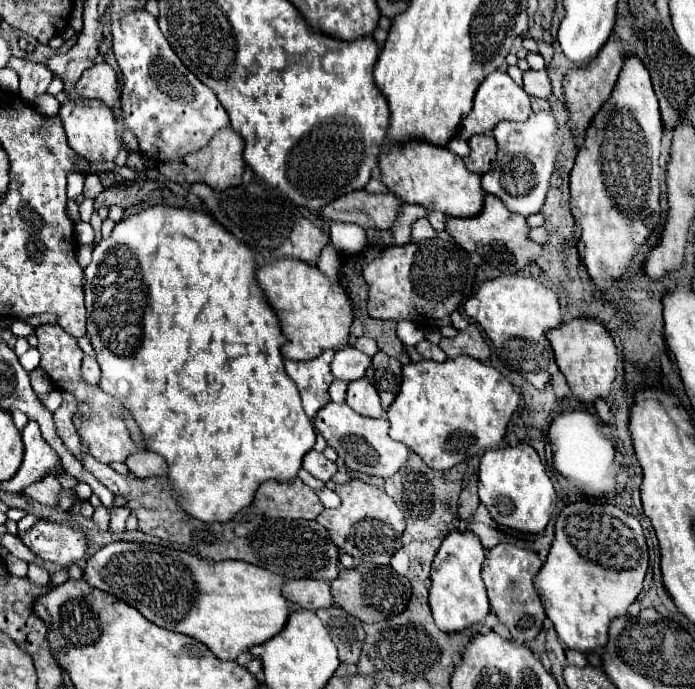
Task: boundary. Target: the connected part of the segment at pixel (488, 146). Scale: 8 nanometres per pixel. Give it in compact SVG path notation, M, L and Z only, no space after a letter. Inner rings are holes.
M476 134L468 140L468 144L470 144L470 156L464 158L466 168L482 176L492 168L492 162L496 160L496 140L490 134Z

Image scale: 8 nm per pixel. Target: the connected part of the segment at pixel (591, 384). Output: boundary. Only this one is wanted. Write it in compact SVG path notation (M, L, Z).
M574 318L560 328L546 332L550 346L554 348L556 364L566 376L572 394L582 402L594 402L596 398L608 398L616 376L616 346L606 328L596 318Z

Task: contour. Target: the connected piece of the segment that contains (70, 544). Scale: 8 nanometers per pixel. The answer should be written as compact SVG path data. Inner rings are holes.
M38 520L30 530L26 530L22 542L42 560L50 560L60 566L74 564L88 552L84 530L76 530L58 520Z

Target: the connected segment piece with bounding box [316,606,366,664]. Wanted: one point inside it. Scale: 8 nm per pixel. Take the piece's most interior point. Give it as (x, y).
(346, 632)

